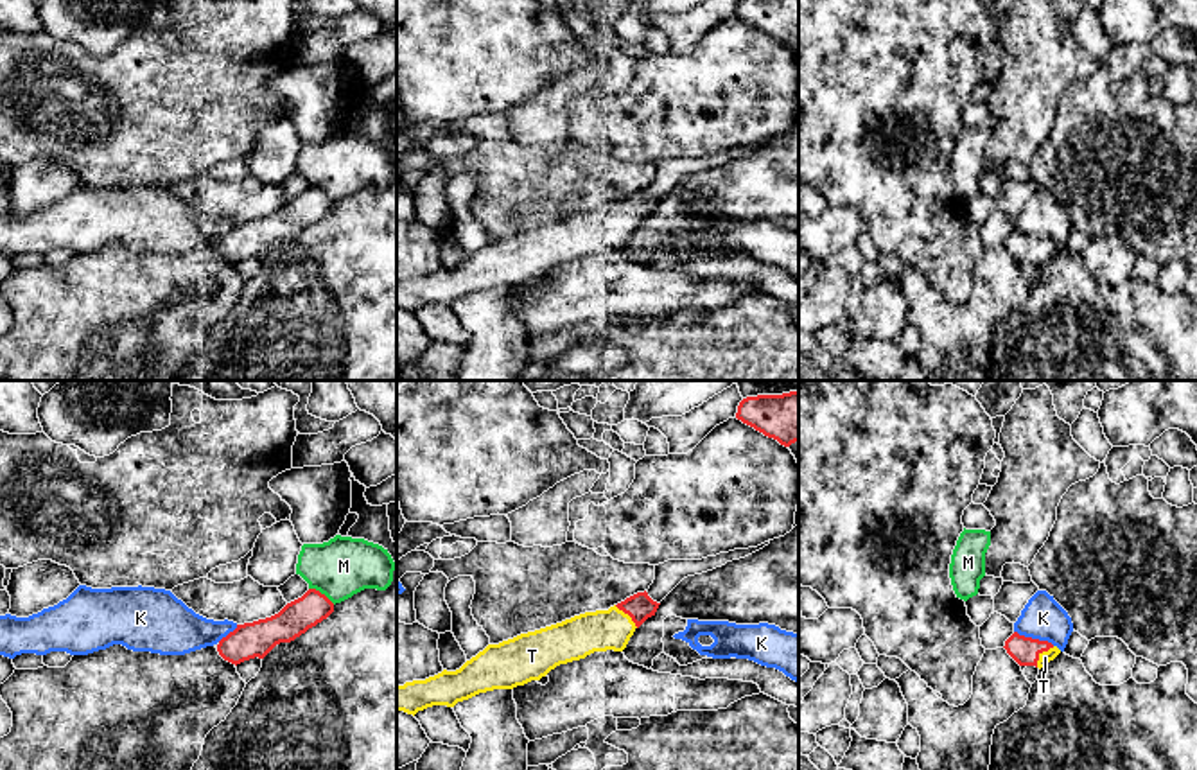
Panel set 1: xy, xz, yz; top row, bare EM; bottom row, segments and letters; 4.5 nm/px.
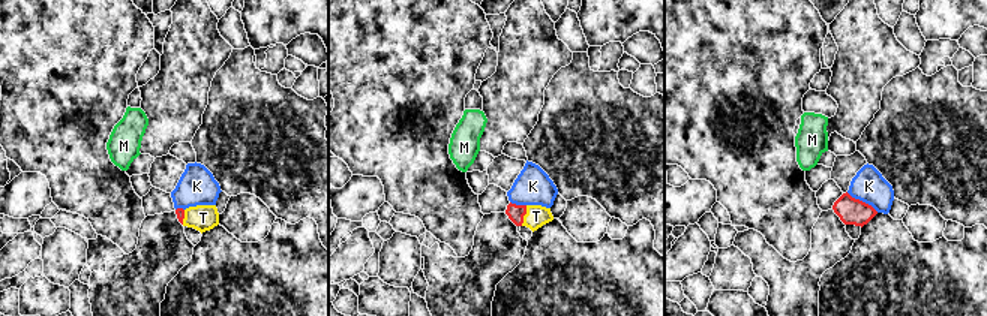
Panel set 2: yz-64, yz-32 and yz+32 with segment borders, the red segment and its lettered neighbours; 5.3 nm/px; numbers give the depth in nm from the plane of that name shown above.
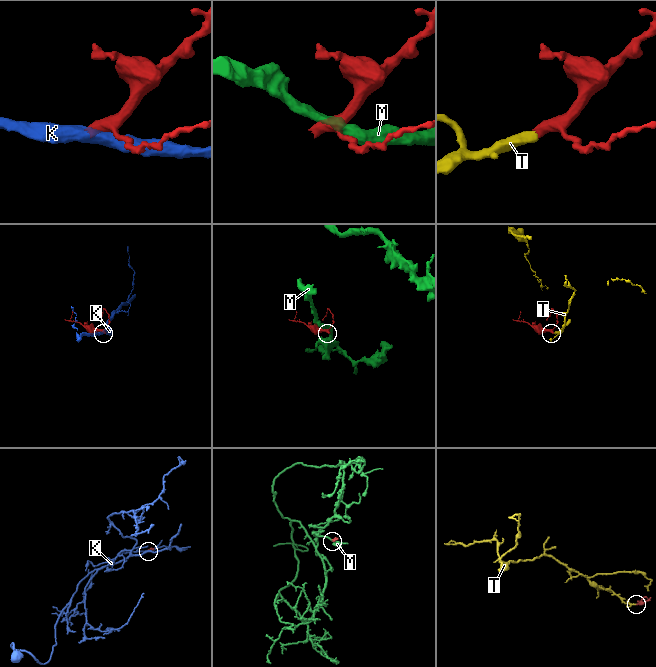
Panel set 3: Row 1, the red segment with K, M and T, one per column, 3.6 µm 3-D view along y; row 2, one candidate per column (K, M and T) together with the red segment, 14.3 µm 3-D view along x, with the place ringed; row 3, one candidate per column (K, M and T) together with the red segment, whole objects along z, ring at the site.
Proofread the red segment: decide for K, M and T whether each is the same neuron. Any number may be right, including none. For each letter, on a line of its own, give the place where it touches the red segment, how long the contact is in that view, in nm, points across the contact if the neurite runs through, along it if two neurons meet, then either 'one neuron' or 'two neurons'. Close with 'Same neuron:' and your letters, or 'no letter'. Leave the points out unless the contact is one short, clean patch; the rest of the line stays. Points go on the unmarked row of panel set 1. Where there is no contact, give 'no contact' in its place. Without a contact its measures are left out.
K: contact yz (1034, 237); length 200 nm; border yz (1014, 228), (1054, 243); two neurons
M: contact xy (320, 191); length 140 nm; two neurons
T: contact yz (1041, 250); length 130 nm; one neuron
Same neuron: T

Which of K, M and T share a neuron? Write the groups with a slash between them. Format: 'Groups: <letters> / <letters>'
Groups: K / M / T

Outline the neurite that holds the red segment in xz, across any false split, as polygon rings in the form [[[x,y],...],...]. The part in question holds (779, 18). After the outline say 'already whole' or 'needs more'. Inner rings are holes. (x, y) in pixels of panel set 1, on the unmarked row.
[[[739,0],[736,16],[784,45],[799,39],[799,0]]] | already whole

